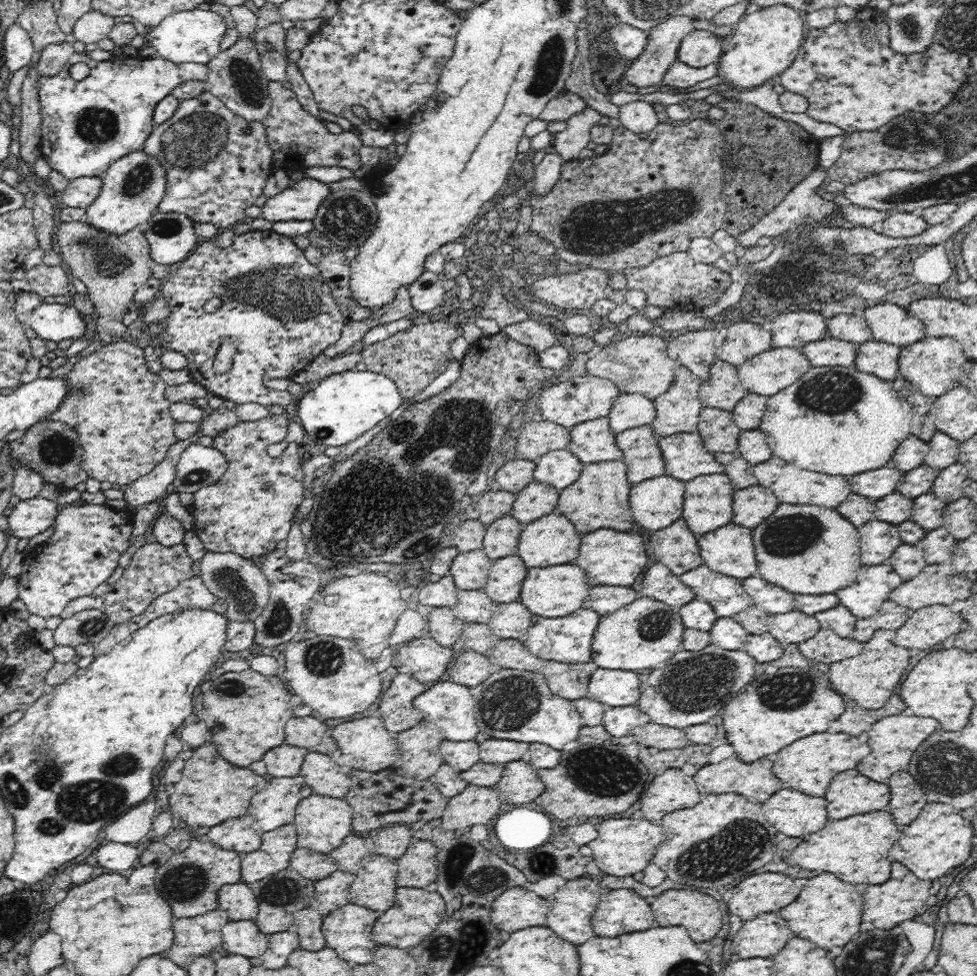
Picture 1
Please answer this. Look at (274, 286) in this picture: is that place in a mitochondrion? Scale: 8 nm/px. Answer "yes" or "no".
yes

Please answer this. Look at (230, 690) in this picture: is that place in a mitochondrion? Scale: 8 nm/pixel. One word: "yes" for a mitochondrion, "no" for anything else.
yes

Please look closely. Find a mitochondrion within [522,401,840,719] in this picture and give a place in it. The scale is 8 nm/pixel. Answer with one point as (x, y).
(693, 686)

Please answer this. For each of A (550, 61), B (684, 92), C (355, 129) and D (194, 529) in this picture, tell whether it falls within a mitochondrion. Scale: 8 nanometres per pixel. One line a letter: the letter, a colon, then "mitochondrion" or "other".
A: mitochondrion
B: other
C: other
D: other

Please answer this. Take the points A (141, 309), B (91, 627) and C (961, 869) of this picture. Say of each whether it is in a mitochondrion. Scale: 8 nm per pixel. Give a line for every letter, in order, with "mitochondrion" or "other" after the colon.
A: other
B: mitochondrion
C: other

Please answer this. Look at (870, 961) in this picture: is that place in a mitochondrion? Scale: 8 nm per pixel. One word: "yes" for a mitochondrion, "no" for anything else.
yes

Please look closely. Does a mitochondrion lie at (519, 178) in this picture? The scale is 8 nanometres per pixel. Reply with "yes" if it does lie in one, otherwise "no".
no

